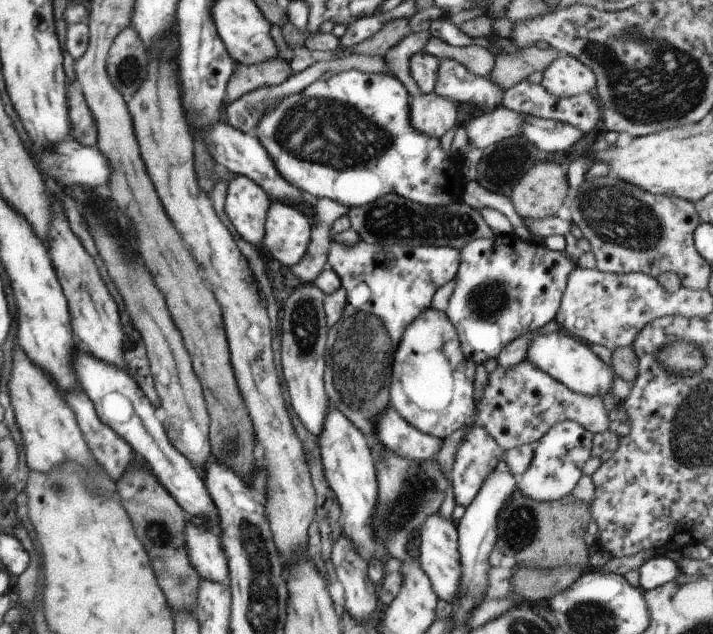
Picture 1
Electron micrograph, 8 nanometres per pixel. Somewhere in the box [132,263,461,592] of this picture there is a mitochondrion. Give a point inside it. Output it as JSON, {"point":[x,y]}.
{"point":[360,348]}

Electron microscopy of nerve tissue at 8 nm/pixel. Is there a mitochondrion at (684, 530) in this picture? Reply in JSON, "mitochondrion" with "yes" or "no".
{"mitochondrion":"no"}

